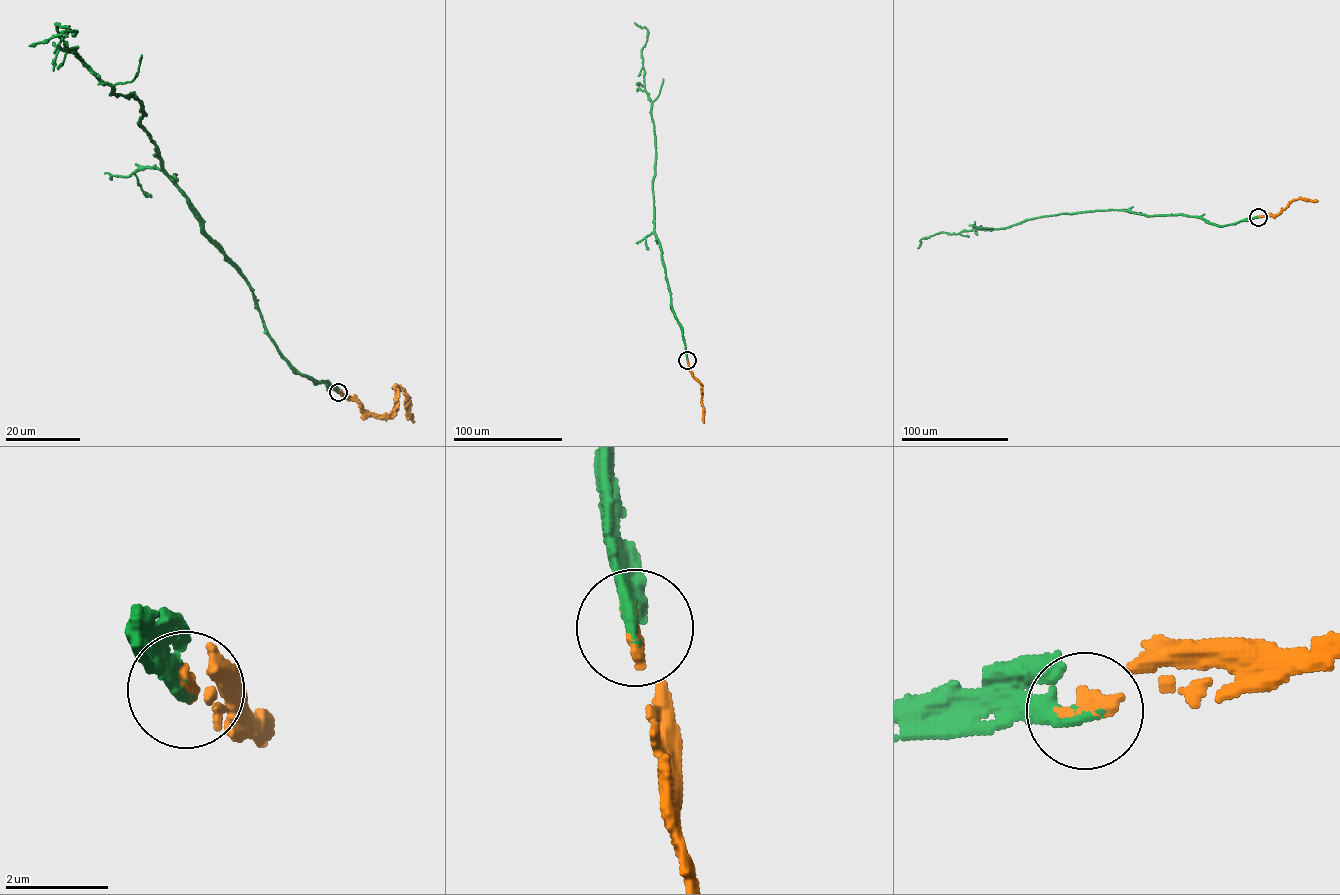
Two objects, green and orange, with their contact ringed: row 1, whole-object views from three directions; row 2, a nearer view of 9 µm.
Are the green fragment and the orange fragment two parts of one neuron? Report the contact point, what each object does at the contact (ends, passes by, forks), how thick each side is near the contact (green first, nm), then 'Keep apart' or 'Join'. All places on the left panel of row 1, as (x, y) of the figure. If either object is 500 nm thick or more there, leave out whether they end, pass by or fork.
Place: (338, 392). At the ring green ends. At the ring orange ends. Thickness 280 nm (green) against 300 nm. Join

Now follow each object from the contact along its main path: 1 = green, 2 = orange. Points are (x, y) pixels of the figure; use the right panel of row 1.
1: (1258, 217), (1221, 226), (1184, 215), (1093, 210), (1035, 217), (1007, 227), (940, 232), (922, 238), (918, 248)
2: (1258, 217), (1279, 214), (1299, 198), (1318, 201)

